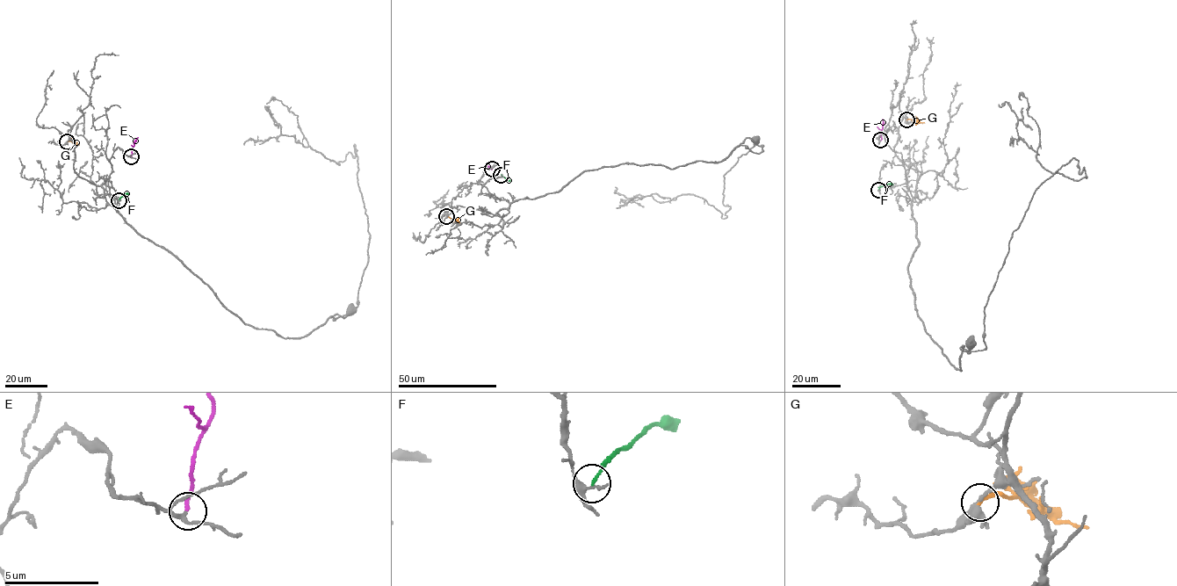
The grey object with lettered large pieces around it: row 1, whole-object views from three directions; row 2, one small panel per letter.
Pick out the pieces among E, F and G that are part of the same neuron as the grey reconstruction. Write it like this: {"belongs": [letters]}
{"belongs": ["E"]}

